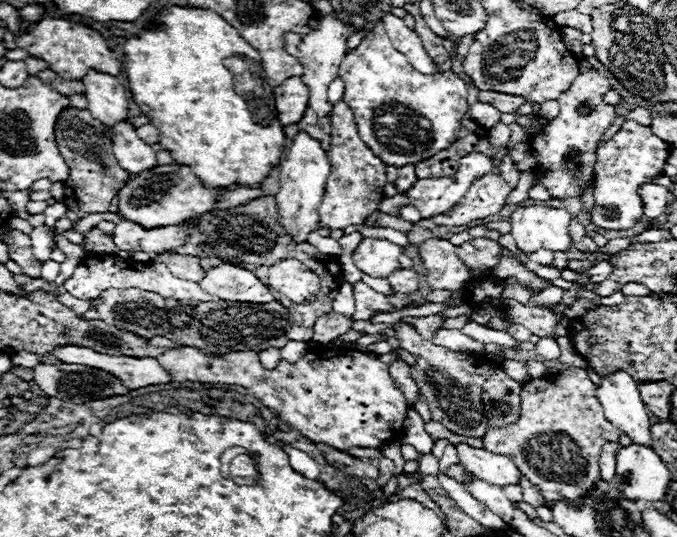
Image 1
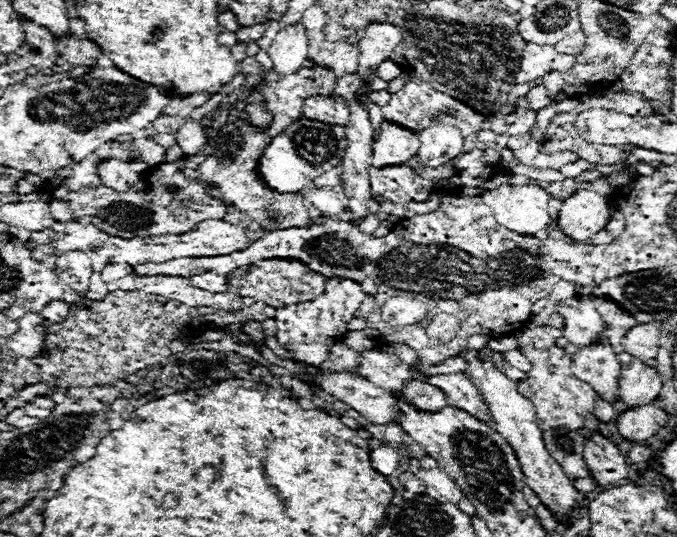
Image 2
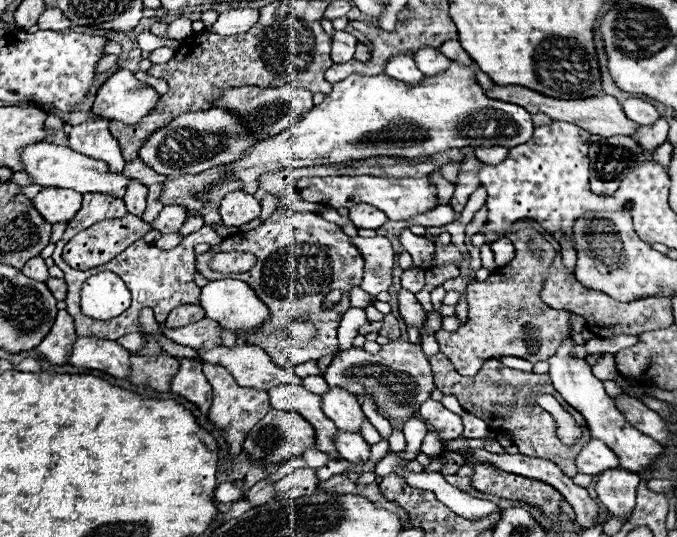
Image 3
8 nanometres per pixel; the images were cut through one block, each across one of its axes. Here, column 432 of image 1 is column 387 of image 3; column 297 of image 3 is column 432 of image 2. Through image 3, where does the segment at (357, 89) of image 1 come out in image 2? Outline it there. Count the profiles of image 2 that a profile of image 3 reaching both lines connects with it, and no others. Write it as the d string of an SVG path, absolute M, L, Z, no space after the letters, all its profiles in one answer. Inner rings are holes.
M430 124L420 136L420 148L416 156L426 164L426 166L440 166L442 162L448 162L450 158L462 154L462 144L464 136L456 126L446 126L446 124Z

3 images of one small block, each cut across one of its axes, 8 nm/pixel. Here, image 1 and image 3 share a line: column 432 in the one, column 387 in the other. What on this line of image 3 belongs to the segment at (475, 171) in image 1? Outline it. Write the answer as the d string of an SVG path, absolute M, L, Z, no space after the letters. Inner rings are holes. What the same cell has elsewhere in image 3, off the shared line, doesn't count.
M312 176L298 180L302 200L326 204L330 208L352 208L354 204L370 204L382 210L390 220L408 220L430 212L438 206L436 186L428 176L424 178L382 178L382 176Z

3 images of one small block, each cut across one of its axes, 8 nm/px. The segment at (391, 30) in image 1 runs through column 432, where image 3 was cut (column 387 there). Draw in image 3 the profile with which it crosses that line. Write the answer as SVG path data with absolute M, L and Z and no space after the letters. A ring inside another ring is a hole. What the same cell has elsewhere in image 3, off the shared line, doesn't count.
M400 54L400 56L390 58L384 72L388 76L404 82L404 84L420 84L424 80L424 74L416 68L412 56L406 56L406 54Z

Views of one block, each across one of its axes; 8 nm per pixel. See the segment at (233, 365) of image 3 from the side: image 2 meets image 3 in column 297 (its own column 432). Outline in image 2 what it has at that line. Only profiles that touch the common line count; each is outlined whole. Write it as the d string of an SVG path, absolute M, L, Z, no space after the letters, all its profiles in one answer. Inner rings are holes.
M464 372L434 374L434 376L424 376L424 378L430 384L444 388L444 394L448 396L448 404L454 404L478 418L488 418L490 410L488 410L484 396L476 388L476 384L472 384L472 380L468 380L468 376Z

